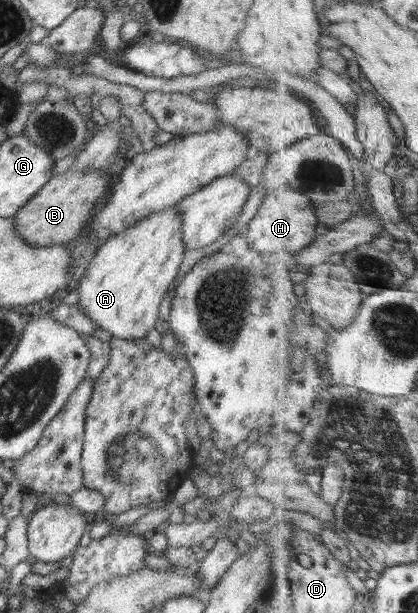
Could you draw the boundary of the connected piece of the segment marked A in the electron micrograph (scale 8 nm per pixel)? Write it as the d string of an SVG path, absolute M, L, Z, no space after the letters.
M176 206L165 208L122 229L122 232L114 233L100 244L96 256L88 264L76 286L76 291L80 295L78 305L82 312L90 316L98 328L109 332L112 339L143 339L149 330L155 328L160 313L159 304L176 278L182 259L188 252L182 238L182 225Z

